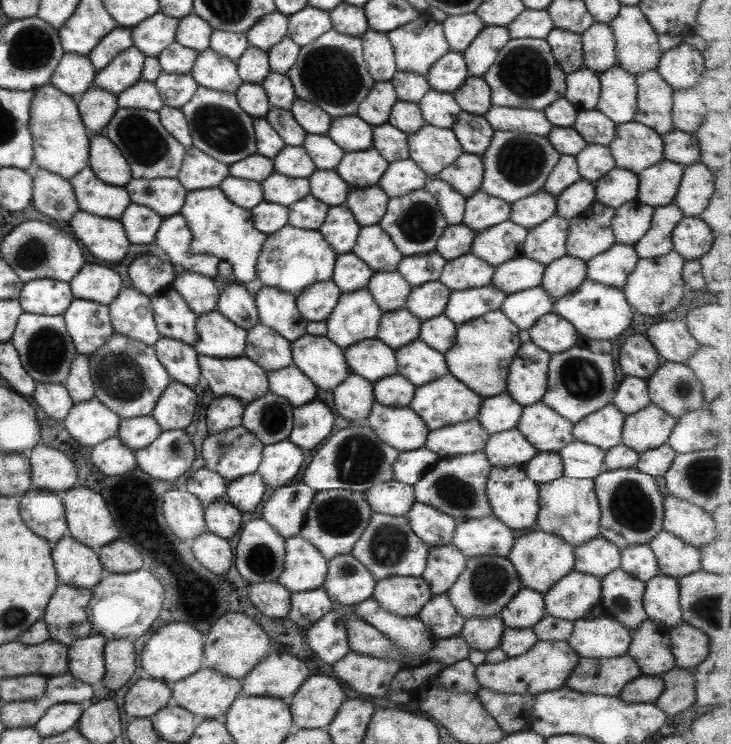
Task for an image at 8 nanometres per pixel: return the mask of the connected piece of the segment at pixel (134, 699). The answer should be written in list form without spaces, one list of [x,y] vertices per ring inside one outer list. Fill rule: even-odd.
[[[143,676],[125,693],[124,712],[132,717],[148,718],[170,701],[171,691],[168,684]]]

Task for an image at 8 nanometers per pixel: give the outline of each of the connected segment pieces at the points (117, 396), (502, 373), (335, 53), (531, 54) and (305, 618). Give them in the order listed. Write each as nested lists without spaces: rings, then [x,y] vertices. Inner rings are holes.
[[[114,333],[108,342],[87,358],[94,398],[117,414],[120,419],[150,416],[155,402],[171,382],[151,346],[119,334]]]
[[[497,309],[456,326],[453,345],[442,356],[451,376],[474,394],[487,398],[506,393],[508,368],[520,344],[517,326]]]
[[[333,29],[324,32],[308,45],[300,46],[296,61],[287,70],[286,76],[297,99],[315,104],[333,119],[356,115],[359,103],[376,83],[363,60],[361,39],[339,34]]]
[[[538,38],[509,39],[497,51],[493,64],[482,79],[489,87],[491,106],[516,109],[543,110],[550,102],[564,96],[566,85],[566,74],[553,58],[550,46],[545,39]]]
[[[323,587],[290,593],[290,608],[286,617],[297,626],[309,628],[317,619],[332,610],[332,603]]]

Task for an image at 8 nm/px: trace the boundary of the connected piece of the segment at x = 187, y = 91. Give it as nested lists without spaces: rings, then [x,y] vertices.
[[[161,73],[153,82],[165,106],[180,109],[193,96],[198,84],[190,74]]]

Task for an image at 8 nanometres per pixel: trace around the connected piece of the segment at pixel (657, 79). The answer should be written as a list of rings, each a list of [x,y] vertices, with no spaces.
[[[656,69],[635,75],[636,111],[633,121],[648,126],[656,134],[673,131],[671,120],[673,89],[659,76]]]

